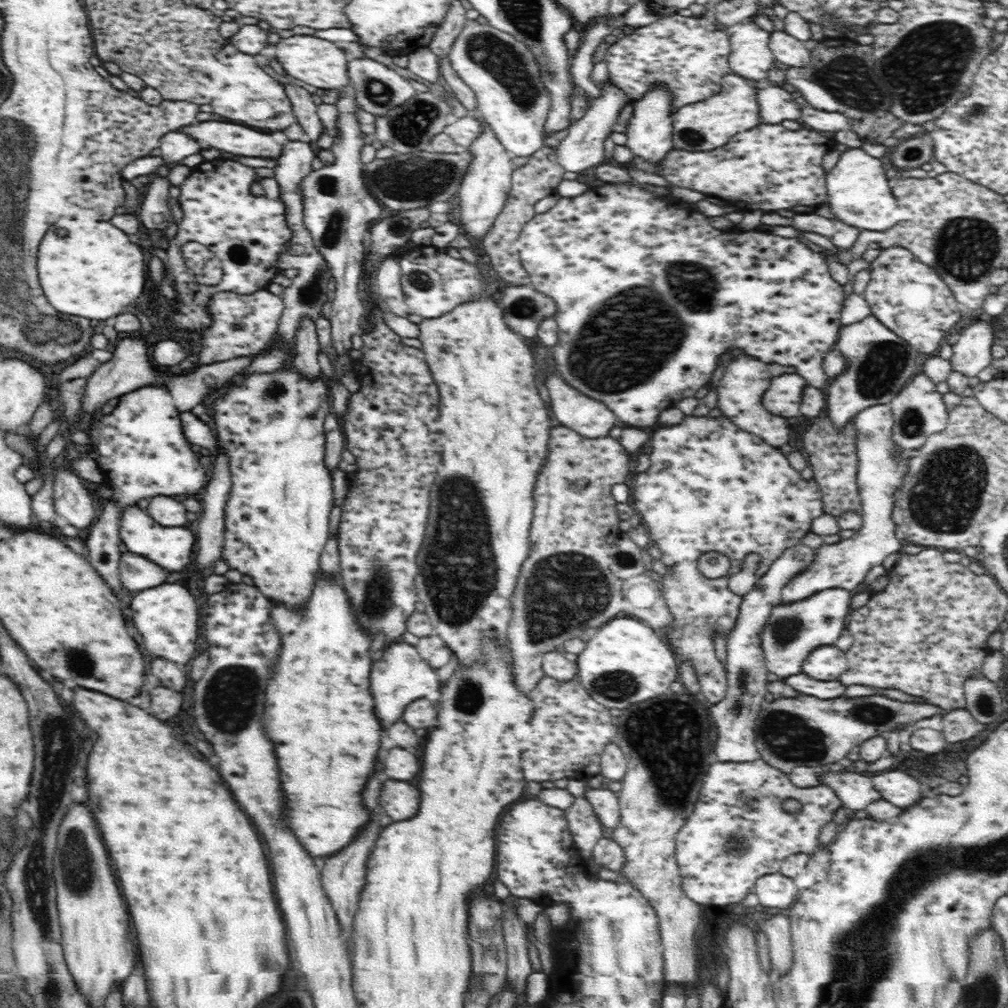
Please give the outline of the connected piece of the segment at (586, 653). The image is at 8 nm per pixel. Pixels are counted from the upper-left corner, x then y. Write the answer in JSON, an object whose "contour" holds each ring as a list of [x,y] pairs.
{"contour":[[[614,618],[608,624],[604,624],[598,630],[598,634],[586,642],[584,650],[577,654],[576,678],[586,688],[588,694],[591,694],[592,698],[602,706],[624,710],[631,704],[670,691],[670,684],[678,679],[679,660],[677,655],[671,646],[664,642],[665,638],[660,638],[656,634],[656,630],[648,628],[646,624],[642,624],[640,620],[632,620],[632,618]]]}

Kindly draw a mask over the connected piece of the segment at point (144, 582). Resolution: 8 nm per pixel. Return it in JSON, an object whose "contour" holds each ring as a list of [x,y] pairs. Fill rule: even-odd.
{"contour":[[[123,552],[120,559],[122,584],[128,590],[144,590],[166,583],[170,570],[136,552]]]}

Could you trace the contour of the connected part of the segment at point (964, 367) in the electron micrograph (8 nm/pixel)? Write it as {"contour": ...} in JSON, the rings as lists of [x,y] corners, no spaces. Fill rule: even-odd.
{"contour":[[[978,320],[966,327],[960,340],[951,346],[953,353],[949,360],[952,371],[968,378],[976,377],[993,360],[993,338],[989,323]]]}

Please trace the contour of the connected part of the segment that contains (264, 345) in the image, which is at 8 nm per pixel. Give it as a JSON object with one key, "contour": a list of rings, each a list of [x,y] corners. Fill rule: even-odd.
{"contour":[[[266,288],[248,294],[212,294],[206,308],[207,315],[211,318],[211,326],[200,334],[200,362],[203,365],[212,365],[236,358],[253,359],[269,347],[277,334],[279,318],[282,317],[284,308],[282,296],[273,294]]]}

